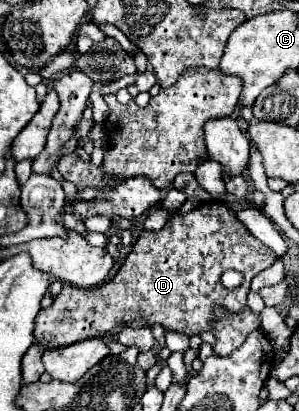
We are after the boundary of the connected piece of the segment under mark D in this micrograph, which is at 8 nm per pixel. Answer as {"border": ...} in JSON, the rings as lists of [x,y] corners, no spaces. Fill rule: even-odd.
{"border":[[[207,201],[199,205],[197,209],[185,213],[185,215],[173,215],[169,223],[161,231],[143,231],[133,245],[133,249],[127,253],[125,263],[121,269],[115,273],[115,277],[103,285],[91,287],[91,289],[77,289],[73,285],[63,285],[61,293],[53,299],[53,305],[47,309],[41,309],[37,315],[37,325],[35,325],[35,339],[43,343],[45,347],[63,347],[71,345],[81,339],[89,337],[105,337],[105,335],[115,335],[123,325],[153,325],[159,323],[165,329],[175,329],[185,335],[197,335],[201,331],[211,331],[215,335],[215,347],[213,351],[219,357],[231,355],[235,349],[243,345],[247,339],[247,333],[251,329],[257,329],[261,325],[259,315],[253,315],[247,309],[247,293],[249,293],[249,283],[251,279],[273,265],[277,255],[263,245],[259,239],[255,239],[245,225],[235,217],[235,213],[221,201]],[[237,267],[243,273],[243,285],[237,289],[225,289],[221,285],[221,273],[227,269]],[[213,305],[225,305],[233,315],[213,321],[211,319],[211,309]]]}

